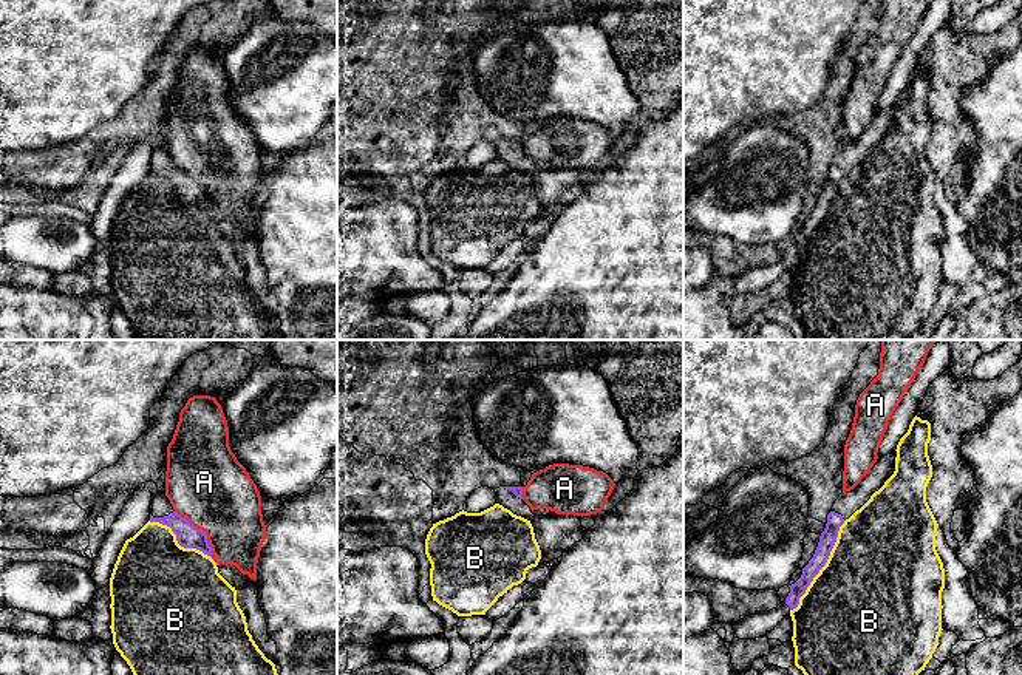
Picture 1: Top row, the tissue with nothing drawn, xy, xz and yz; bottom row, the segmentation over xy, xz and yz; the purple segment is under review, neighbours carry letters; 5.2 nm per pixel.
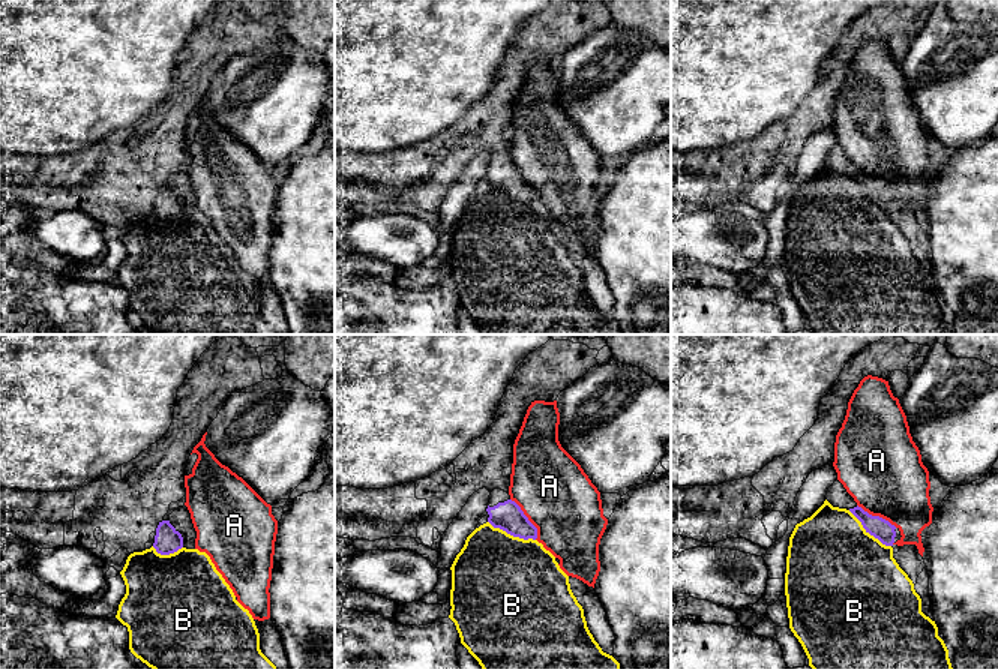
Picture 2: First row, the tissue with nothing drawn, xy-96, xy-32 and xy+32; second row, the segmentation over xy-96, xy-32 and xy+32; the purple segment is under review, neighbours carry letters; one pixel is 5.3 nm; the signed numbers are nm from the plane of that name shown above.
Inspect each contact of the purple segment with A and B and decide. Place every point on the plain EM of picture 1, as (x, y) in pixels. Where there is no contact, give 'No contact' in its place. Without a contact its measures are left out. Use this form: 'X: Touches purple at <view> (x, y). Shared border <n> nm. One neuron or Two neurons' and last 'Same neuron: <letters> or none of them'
A: Touches purple at xy (201, 184). Shared border 320 nm. Two neurons
B: Touches purple at yz (823, 220). Shared border 550 nm. Two neurons
Same neuron: none of them

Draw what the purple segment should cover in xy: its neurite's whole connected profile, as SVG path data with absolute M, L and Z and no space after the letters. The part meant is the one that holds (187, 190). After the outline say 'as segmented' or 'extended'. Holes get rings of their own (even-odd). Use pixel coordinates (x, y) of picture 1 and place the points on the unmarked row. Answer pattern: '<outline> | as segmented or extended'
M165 147L153 151L150 158L150 176L170 181L181 201L196 202L212 212L212 201L209 199L206 185L198 184L186 171L178 168Z | extended

